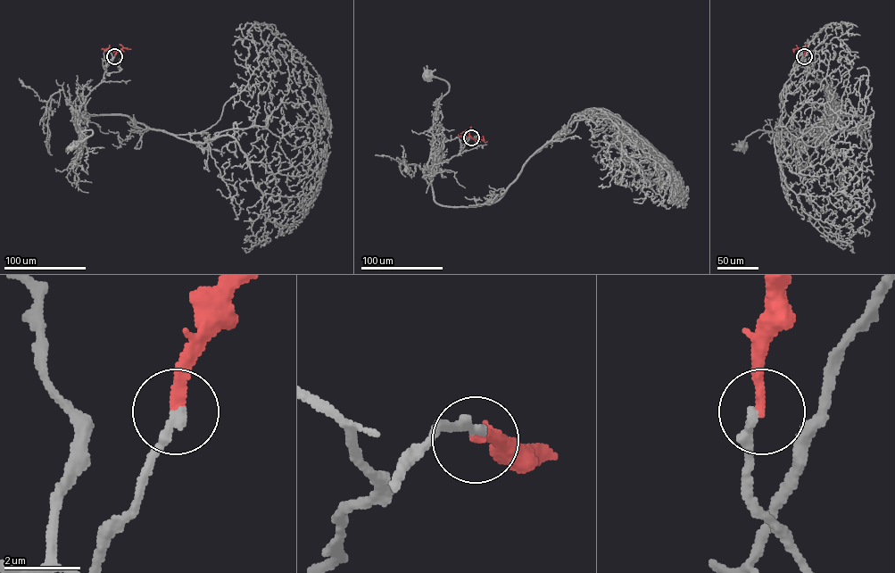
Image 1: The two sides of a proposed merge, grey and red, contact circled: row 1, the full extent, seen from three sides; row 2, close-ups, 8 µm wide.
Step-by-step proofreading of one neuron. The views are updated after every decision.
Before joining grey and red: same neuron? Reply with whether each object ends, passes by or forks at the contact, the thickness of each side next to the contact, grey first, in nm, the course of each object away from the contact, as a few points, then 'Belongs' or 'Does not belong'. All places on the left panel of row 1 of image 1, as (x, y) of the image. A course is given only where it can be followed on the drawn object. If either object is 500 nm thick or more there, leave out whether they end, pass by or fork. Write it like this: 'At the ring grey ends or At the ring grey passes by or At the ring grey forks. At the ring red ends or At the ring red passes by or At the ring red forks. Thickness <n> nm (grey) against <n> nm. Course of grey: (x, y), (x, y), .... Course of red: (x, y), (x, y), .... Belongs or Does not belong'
At the ring grey ends. At the ring red ends. Thickness 260 nm (grey) against 280 nm. Course of grey: (114, 56), (105, 68), (103, 79), (72, 114), (70, 120), (78, 132), (91, 129), (92, 133), (70, 146). Course of red: (114, 56), (114, 49), (103, 51). Does not belong

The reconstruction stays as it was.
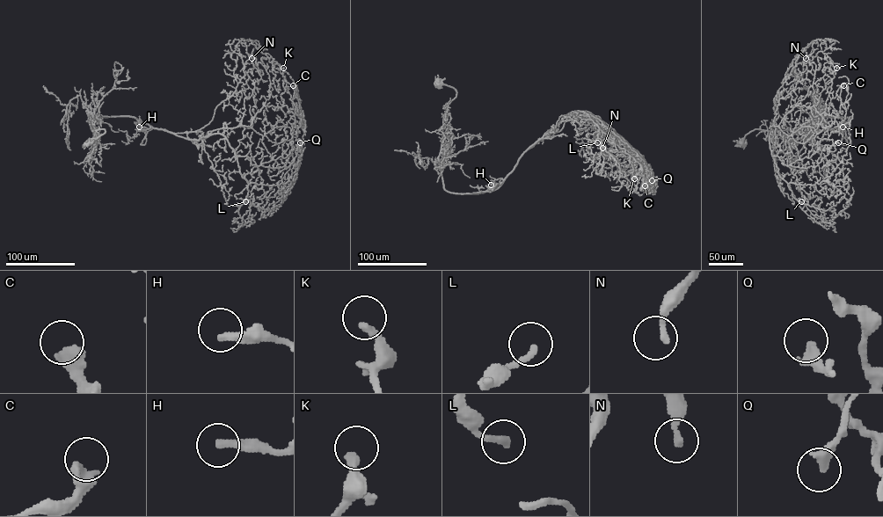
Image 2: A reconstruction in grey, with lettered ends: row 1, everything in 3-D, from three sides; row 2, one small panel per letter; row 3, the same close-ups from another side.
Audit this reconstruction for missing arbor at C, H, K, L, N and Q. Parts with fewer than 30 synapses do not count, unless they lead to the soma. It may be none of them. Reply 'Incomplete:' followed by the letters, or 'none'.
Incomplete: H

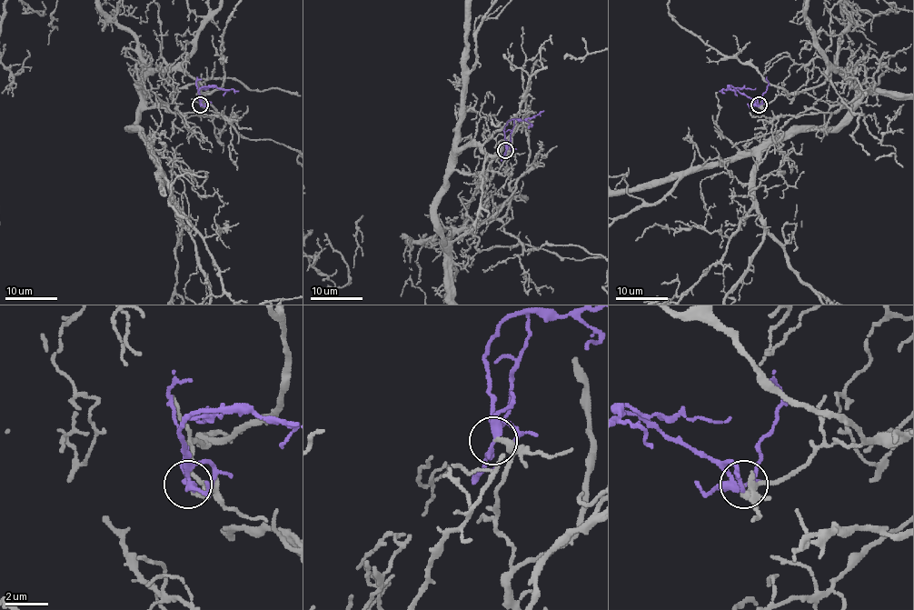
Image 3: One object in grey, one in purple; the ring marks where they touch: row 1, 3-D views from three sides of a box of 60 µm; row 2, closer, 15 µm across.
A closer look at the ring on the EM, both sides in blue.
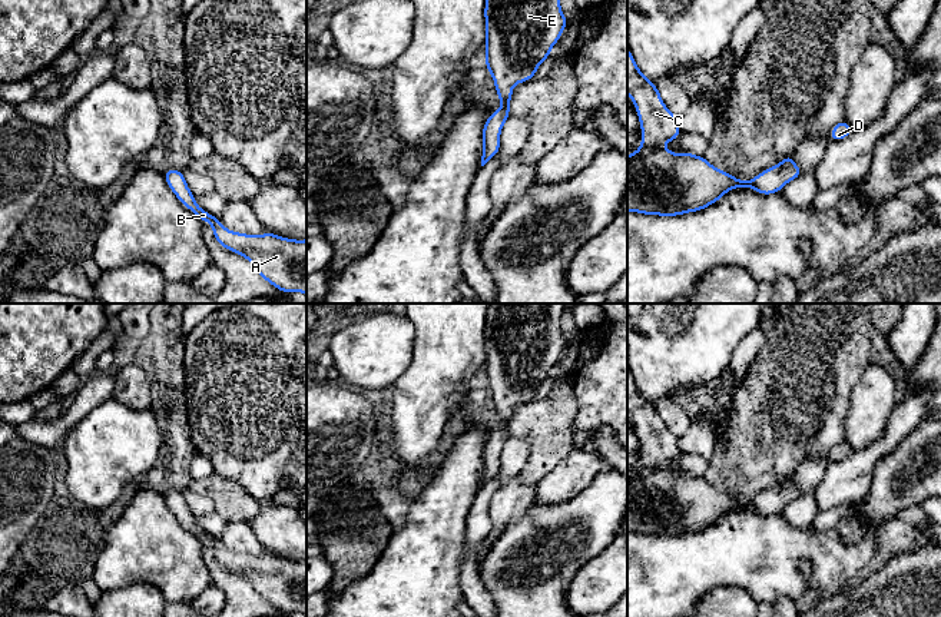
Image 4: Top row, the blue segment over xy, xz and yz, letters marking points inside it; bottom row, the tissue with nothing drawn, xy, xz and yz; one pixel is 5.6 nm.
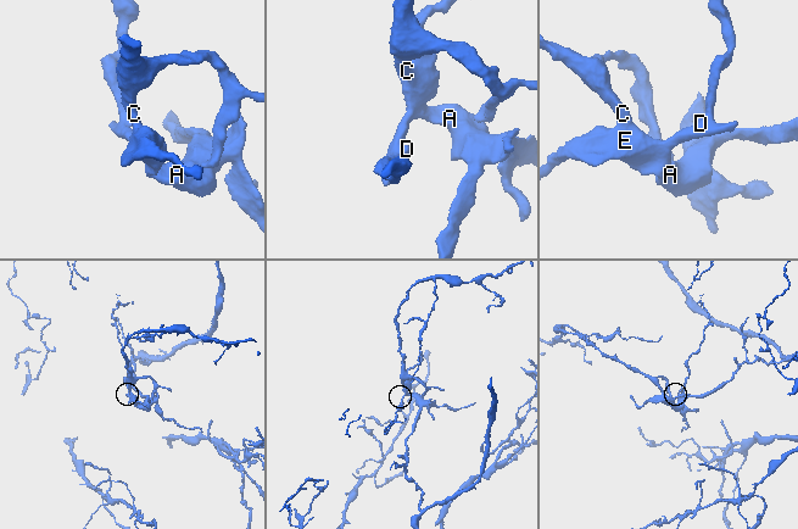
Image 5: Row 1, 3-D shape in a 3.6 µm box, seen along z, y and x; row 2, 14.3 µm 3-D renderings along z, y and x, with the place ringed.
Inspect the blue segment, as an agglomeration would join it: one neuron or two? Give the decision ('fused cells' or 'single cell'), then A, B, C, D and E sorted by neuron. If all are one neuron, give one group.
single cell | A B C D E

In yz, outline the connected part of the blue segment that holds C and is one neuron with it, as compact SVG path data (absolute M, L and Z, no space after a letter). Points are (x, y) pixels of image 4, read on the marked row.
M629 46L627 94L636 107L642 129L640 147L627 156L627 212L679 216L687 212L699 212L736 188L755 189L761 195L781 192L788 182L802 175L791 155L753 179L740 180L712 166L703 156L695 156L689 152L676 155L665 149L663 143L676 140L680 133L677 117L666 107L655 83L640 72Z

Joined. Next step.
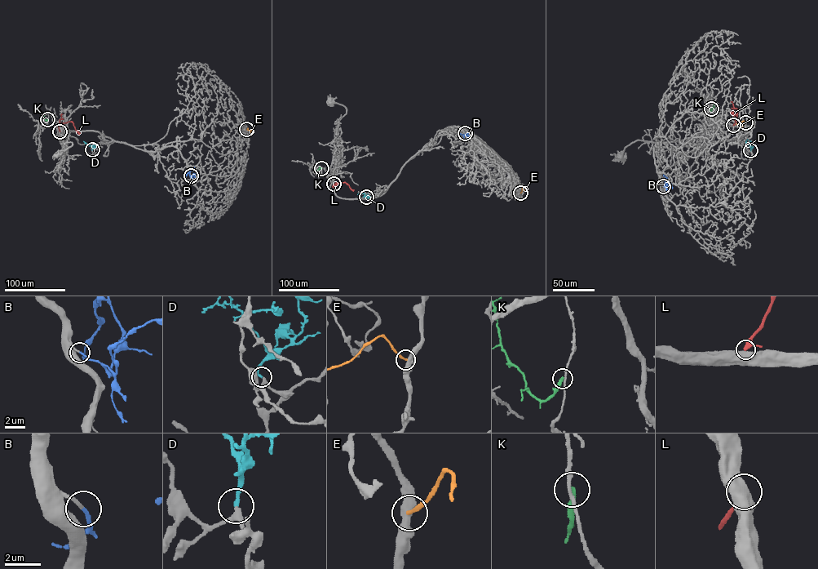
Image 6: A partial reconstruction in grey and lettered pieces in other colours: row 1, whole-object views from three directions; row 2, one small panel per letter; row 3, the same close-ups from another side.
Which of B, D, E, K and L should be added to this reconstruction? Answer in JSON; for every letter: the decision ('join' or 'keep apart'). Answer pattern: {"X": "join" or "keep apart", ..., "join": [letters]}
{"B": "join", "D": "keep apart", "E": "keep apart", "K": "keep apart", "L": "keep apart", "join": ["B"]}

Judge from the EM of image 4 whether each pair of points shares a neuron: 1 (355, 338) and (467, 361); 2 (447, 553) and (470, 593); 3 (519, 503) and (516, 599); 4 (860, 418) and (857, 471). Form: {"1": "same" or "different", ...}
{"1": "different", "2": "different", "3": "different", "4": "different"}

